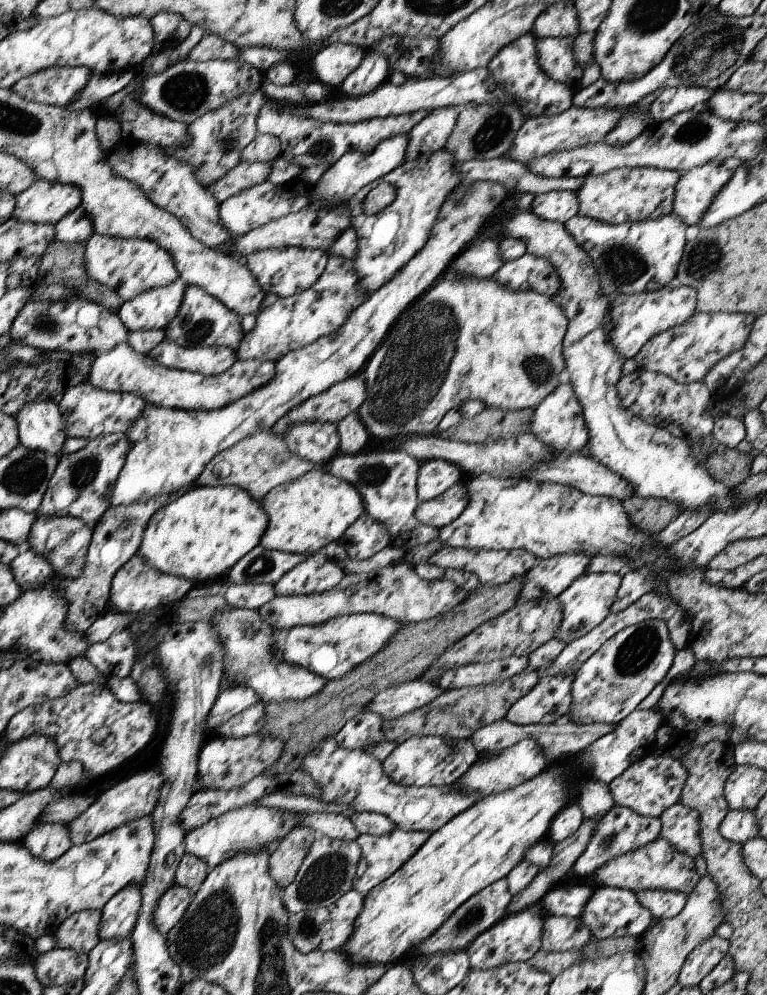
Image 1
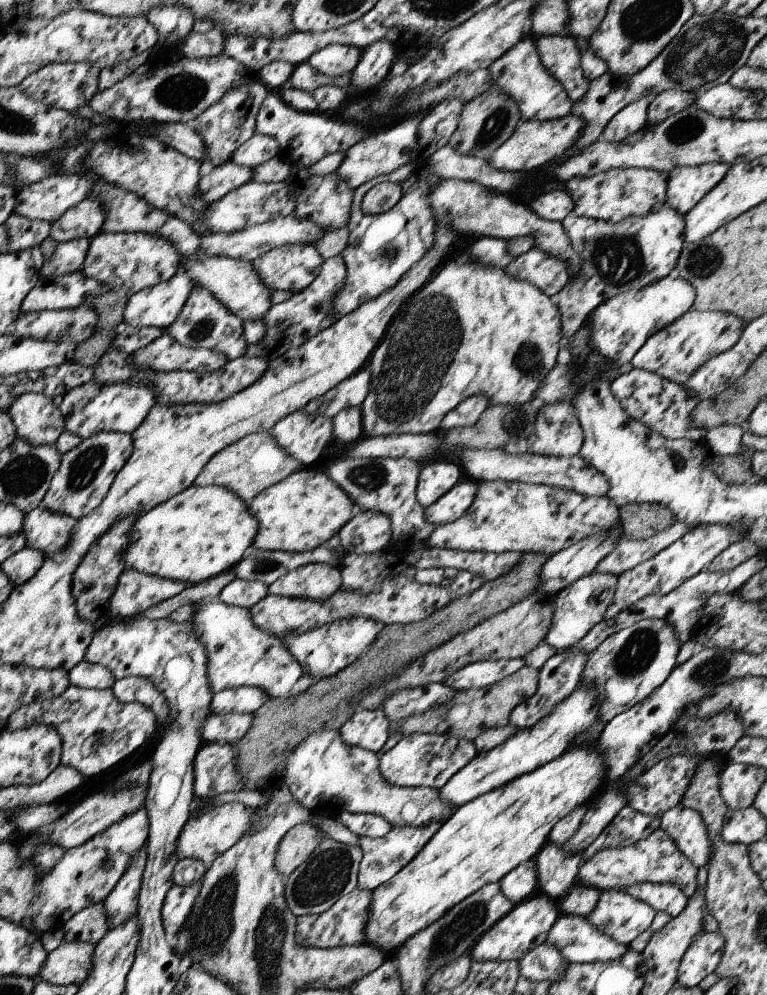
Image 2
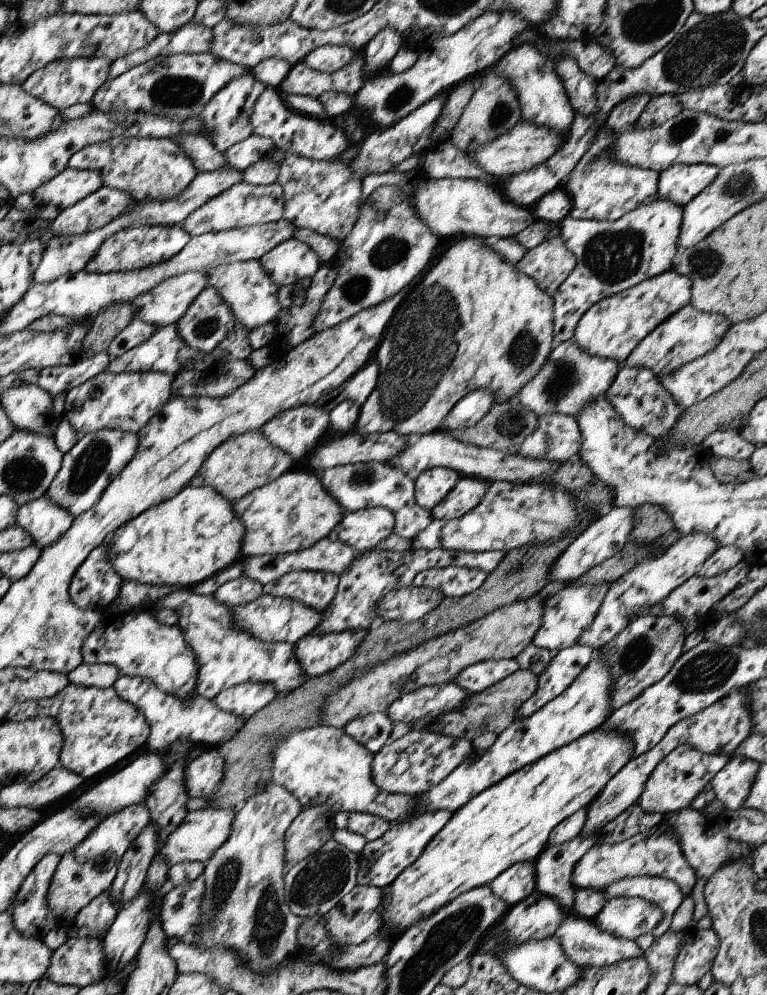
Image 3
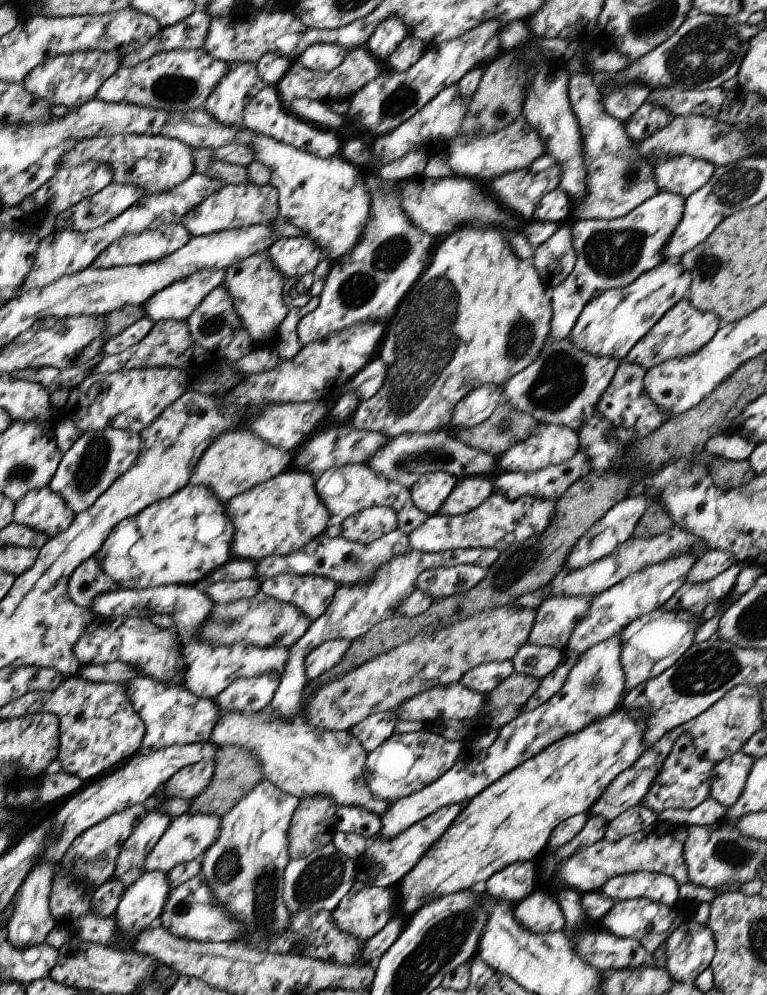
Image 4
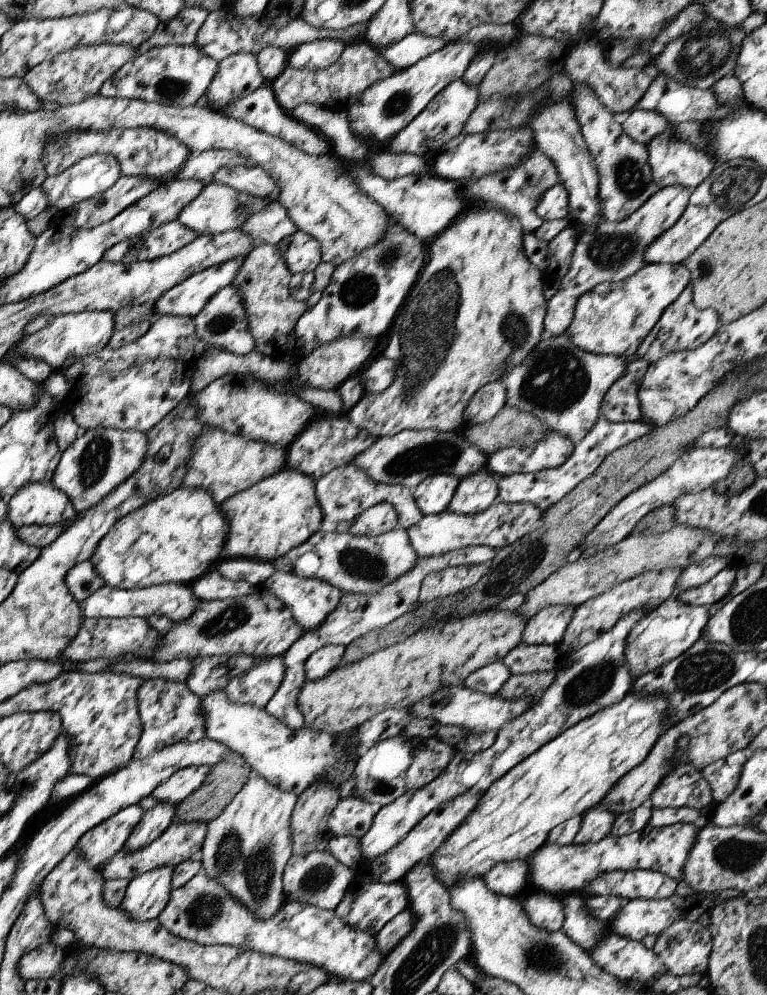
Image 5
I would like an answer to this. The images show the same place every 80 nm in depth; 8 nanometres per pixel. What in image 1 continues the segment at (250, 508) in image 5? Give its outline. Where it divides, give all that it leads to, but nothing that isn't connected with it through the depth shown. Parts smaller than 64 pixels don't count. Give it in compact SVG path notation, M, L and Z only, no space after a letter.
M321 468L311 469L295 480L277 485L259 502L268 516L259 545L267 550L307 556L337 541L364 512L358 490Z

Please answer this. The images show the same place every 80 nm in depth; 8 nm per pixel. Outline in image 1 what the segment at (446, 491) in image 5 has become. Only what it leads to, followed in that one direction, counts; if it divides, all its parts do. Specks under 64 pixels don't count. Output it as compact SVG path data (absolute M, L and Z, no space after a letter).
M443 459L420 462L416 476L416 495L419 501L428 501L459 483L461 476L457 465Z

